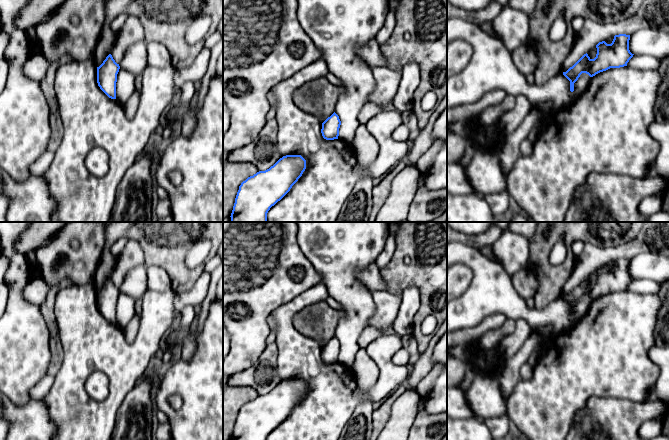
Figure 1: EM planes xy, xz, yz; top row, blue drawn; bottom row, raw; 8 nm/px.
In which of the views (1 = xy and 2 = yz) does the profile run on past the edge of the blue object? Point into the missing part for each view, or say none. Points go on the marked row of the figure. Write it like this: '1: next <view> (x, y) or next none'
1: next none
2: next none

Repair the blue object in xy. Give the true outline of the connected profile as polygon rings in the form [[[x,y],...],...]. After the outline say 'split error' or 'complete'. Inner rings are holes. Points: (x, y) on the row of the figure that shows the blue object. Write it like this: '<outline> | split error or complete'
[[[109,54],[97,67],[97,83],[100,89],[111,99],[116,99],[116,82],[120,66]]] | complete

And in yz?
[[[619,34],[614,36],[611,44],[605,41],[599,42],[596,45],[597,54],[594,59],[586,53],[566,72],[563,72],[563,75],[570,81],[570,91],[574,91],[574,83],[582,73],[593,77],[610,68],[627,66],[634,55],[629,50],[629,40],[630,35]]] | complete

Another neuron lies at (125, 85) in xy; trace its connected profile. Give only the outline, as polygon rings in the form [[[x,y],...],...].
[[[120,68],[117,74],[116,99],[125,105],[135,90],[135,75]]]

